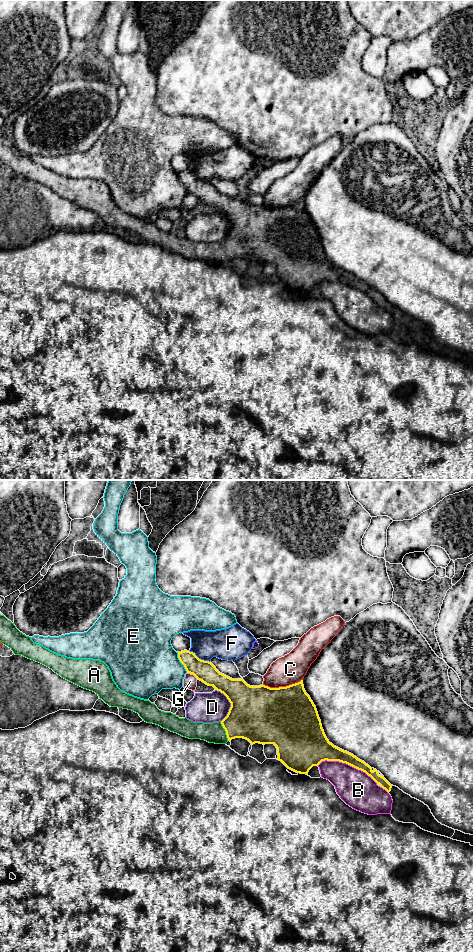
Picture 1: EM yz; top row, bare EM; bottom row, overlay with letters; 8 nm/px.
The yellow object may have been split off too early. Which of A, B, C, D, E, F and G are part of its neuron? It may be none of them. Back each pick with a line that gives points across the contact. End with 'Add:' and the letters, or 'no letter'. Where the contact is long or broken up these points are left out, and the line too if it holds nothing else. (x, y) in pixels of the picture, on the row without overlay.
A: across yz (252, 236), (225, 250), (214, 252)
Add: A

